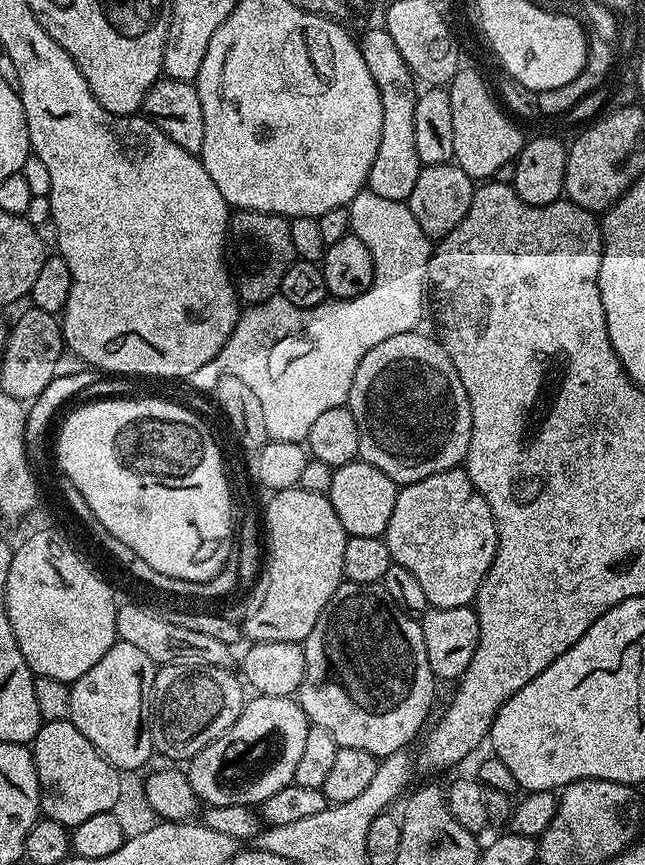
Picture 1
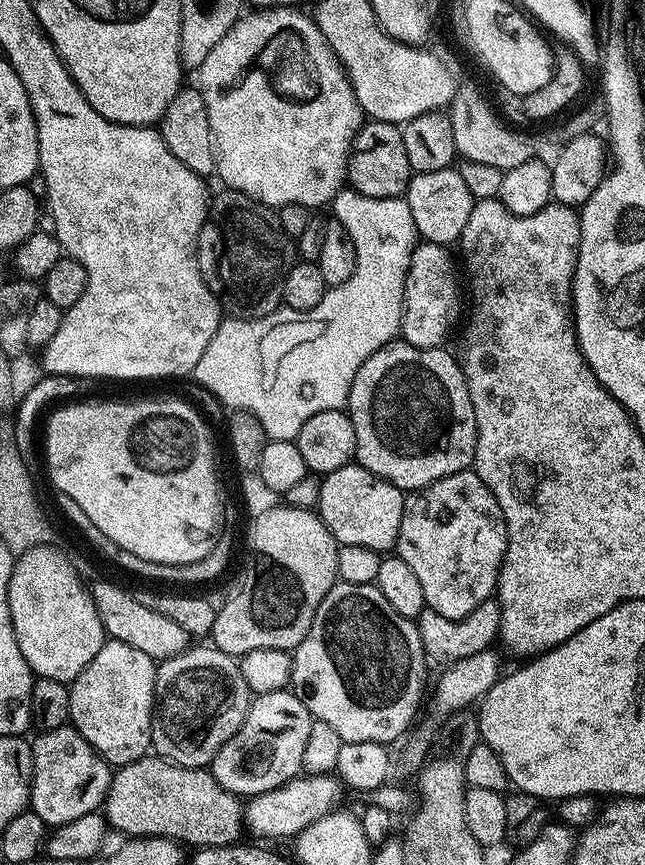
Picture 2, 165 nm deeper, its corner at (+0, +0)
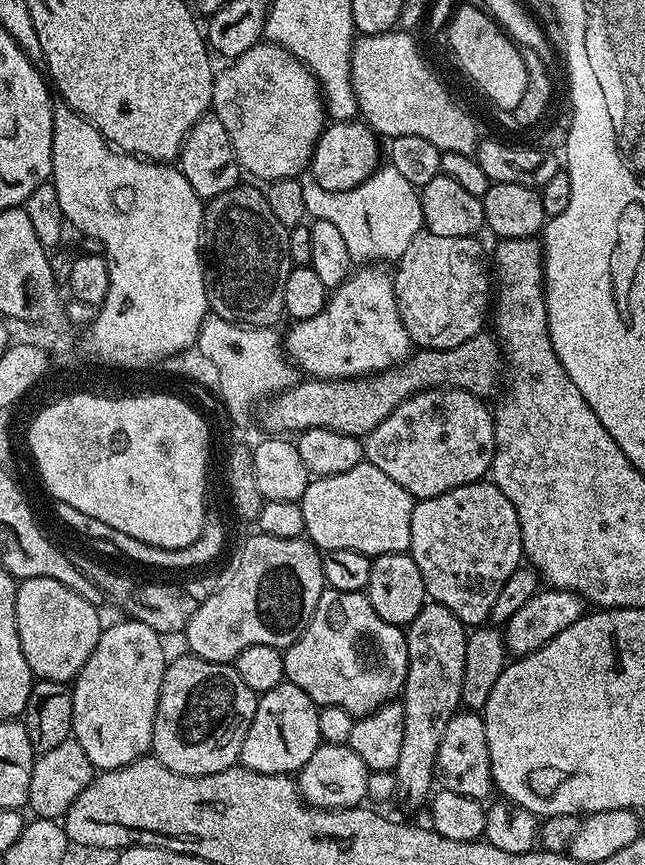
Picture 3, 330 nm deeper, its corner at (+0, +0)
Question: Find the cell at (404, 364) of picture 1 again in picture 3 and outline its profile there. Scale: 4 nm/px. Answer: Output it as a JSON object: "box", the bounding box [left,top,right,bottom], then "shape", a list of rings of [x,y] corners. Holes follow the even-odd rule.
{"box":[363,388,496,500],"shape":[[[430,388],[409,396],[381,424],[377,424],[373,432],[368,433],[363,441],[367,463],[378,466],[378,470],[382,470],[382,474],[394,478],[394,482],[398,482],[398,486],[402,486],[402,490],[409,492],[416,500],[434,498],[438,494],[446,494],[446,490],[454,490],[463,484],[475,484],[477,480],[485,479],[491,473],[492,459],[496,453],[496,421],[490,408],[487,408],[484,404],[487,403],[481,397],[469,392],[463,392],[457,388]]]}

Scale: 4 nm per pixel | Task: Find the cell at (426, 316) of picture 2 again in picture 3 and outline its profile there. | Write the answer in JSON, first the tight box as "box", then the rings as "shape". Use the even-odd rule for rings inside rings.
{"box":[393,230,492,349],"shape":[[[426,230],[397,260],[393,273],[396,301],[407,334],[419,349],[452,349],[483,331],[492,306],[492,276],[478,241],[473,236],[443,237]]]}

